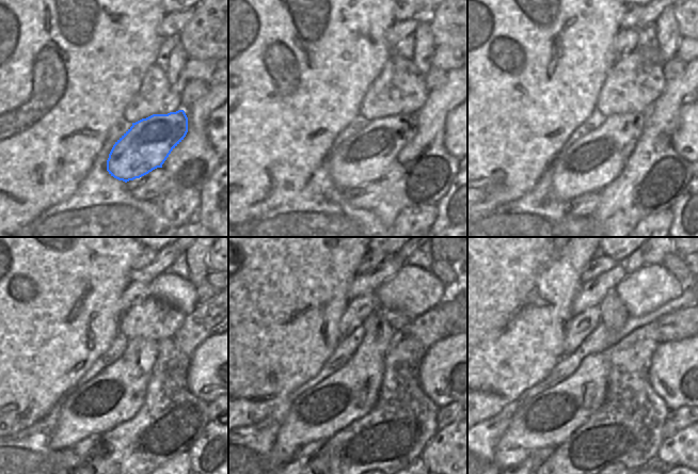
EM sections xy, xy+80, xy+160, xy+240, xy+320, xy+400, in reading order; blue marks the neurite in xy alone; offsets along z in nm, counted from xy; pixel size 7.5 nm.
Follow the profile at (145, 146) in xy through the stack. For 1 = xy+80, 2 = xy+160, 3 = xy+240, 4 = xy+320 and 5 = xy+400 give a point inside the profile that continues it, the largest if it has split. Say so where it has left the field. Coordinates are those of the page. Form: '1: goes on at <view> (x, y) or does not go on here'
1: goes on at xy+80 (365, 157)
2: goes on at xy+160 (595, 160)
3: goes on at xy+240 (115, 395)
4: goes on at xy+320 (349, 394)
5: goes on at xy+400 (546, 420)

